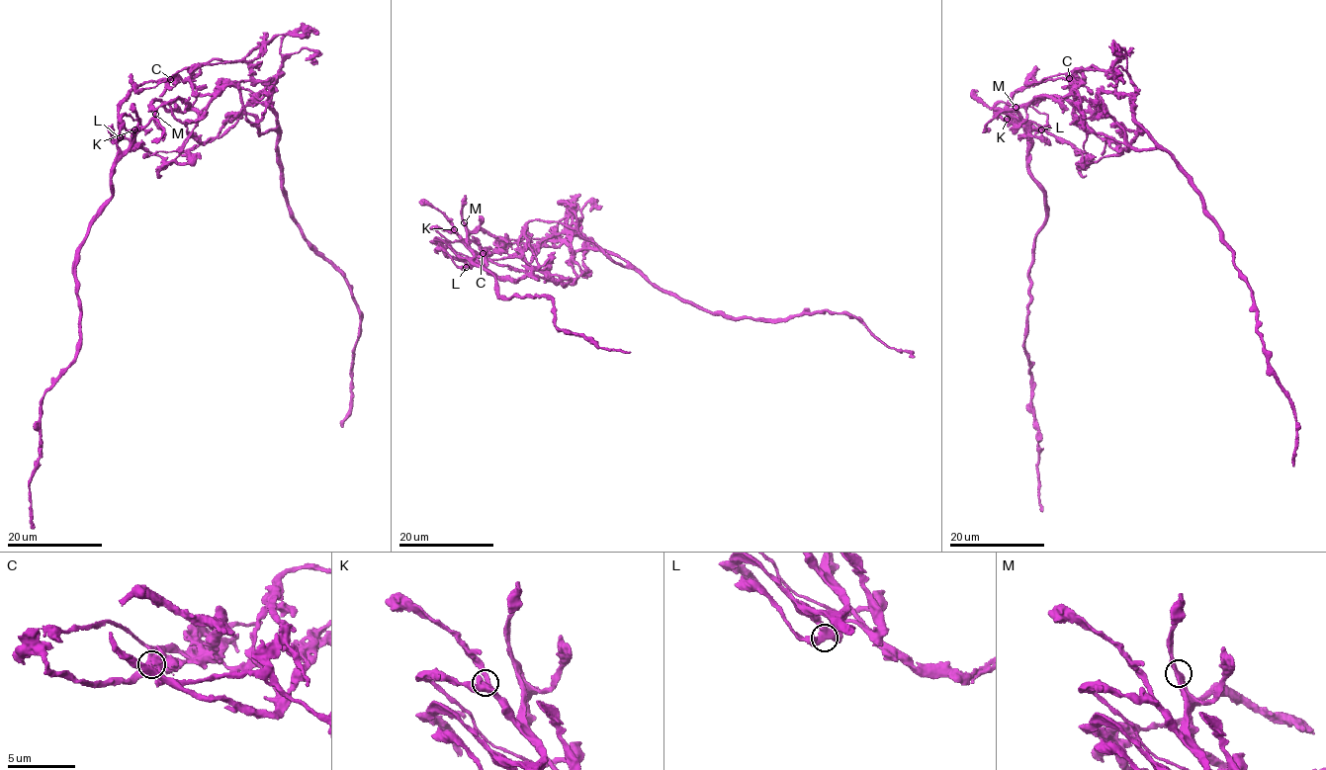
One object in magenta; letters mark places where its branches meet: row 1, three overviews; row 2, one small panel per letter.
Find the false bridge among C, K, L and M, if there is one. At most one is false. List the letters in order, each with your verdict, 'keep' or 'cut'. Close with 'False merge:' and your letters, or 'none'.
C: cut
K: keep
L: keep
M: keep
False merge: C

